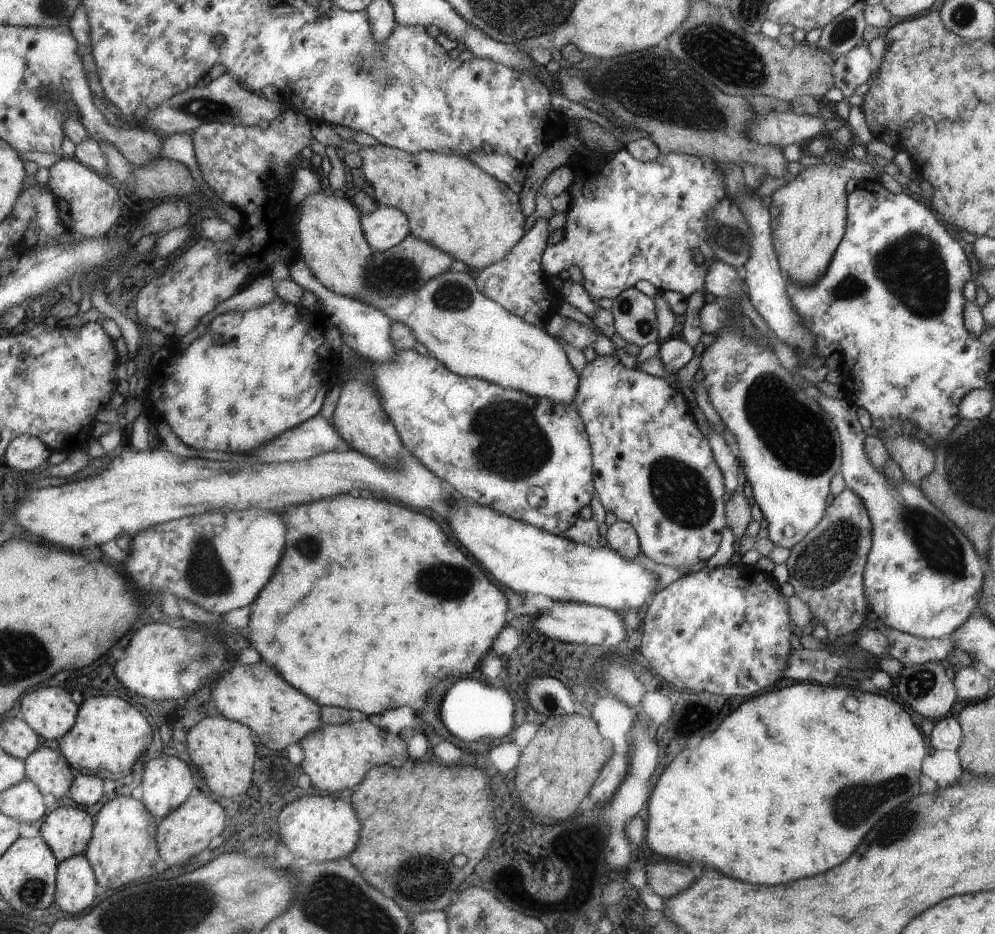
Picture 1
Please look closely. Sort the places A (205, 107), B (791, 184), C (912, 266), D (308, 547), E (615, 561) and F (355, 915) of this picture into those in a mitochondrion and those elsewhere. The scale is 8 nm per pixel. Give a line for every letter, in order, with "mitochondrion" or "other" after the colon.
A: mitochondrion
B: other
C: mitochondrion
D: mitochondrion
E: other
F: mitochondrion

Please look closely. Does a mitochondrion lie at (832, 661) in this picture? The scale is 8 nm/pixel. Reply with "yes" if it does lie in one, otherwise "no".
no

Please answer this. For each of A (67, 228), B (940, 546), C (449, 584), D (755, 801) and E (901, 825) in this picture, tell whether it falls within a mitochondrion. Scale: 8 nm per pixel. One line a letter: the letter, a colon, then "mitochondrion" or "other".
A: other
B: mitochondrion
C: mitochondrion
D: other
E: mitochondrion

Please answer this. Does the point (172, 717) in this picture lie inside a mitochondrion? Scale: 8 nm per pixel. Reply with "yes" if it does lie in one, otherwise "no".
no

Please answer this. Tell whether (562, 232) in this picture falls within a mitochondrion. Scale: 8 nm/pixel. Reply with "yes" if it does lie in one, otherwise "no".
no

